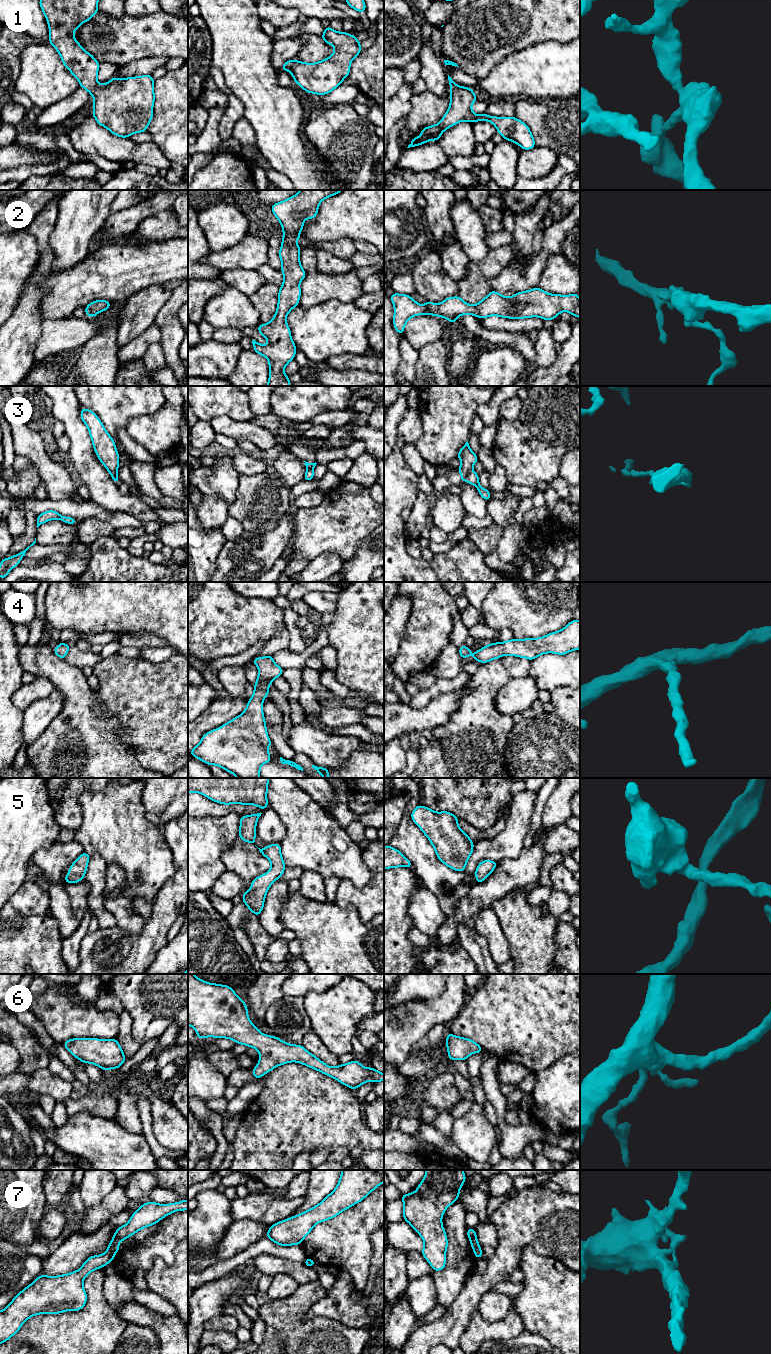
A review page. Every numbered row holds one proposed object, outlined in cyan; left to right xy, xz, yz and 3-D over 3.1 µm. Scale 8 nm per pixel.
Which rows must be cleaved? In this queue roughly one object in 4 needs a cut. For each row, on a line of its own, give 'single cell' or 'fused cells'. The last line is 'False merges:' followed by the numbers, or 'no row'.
1: single cell
2: single cell
3: fused cells
4: single cell
5: single cell
6: single cell
7: single cell
False merges: 3

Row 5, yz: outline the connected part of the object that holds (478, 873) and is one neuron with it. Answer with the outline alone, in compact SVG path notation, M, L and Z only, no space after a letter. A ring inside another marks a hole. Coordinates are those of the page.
M483 860L479 863L475 871L476 882L483 882L497 866L497 862L492 860Z

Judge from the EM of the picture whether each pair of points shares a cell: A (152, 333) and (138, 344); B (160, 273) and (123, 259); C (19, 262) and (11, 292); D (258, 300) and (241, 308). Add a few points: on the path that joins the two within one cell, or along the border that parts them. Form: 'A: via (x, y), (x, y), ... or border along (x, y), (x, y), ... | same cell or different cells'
A: via (149, 336), (141, 343) | same cell
B: via (151, 266), (132, 266) | same cell
C: via (12, 269), (11, 285) | same cell
D: border along (248, 297), (259, 313), (260, 323) | different cells

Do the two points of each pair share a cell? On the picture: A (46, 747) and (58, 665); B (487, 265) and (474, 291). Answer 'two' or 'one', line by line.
A: one
B: one

